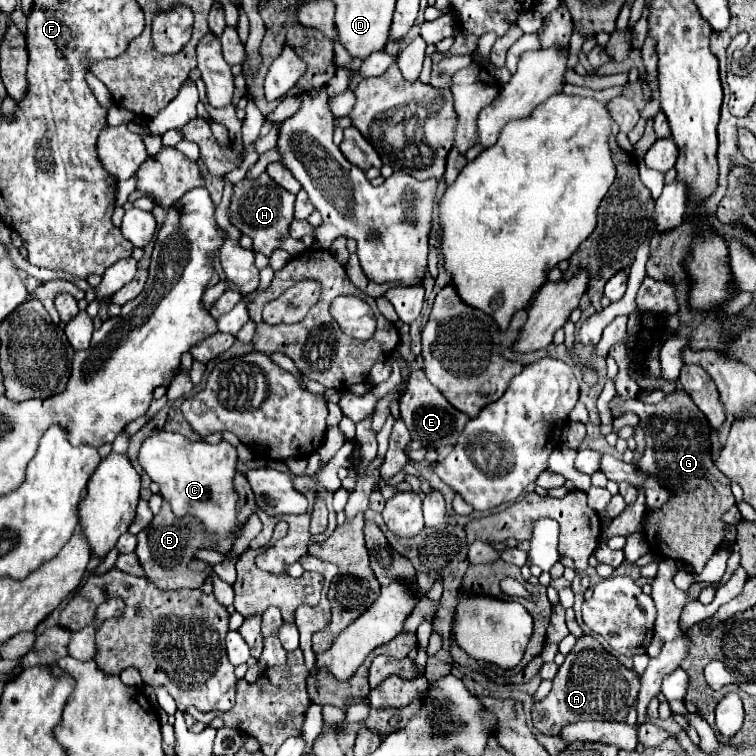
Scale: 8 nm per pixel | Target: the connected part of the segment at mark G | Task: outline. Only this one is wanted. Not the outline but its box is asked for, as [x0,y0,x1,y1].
[612,388,736,572]

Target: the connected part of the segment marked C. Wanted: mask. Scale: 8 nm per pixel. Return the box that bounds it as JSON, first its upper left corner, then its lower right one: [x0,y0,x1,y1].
[140,431,238,540]

